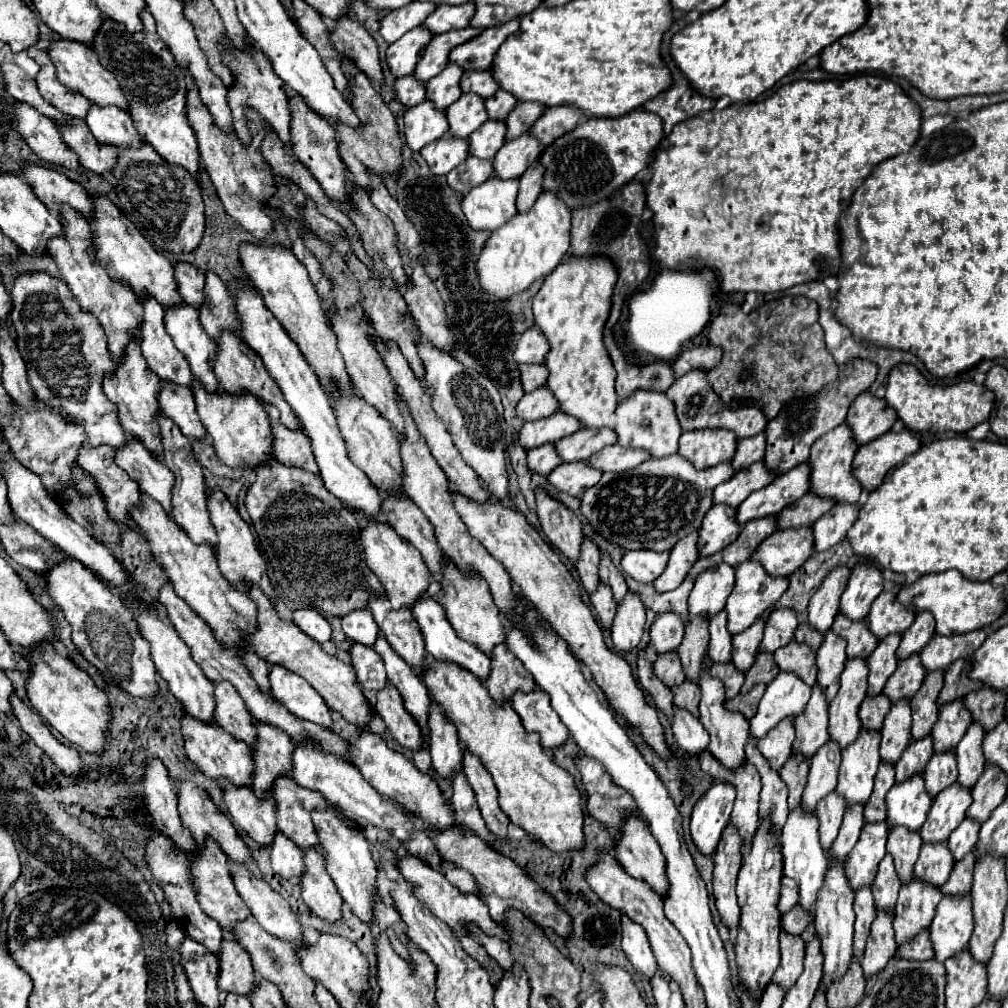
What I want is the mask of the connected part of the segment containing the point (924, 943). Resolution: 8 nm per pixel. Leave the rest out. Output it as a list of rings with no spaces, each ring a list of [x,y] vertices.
[[[928,929],[922,931],[920,935],[916,935],[910,943],[904,943],[898,947],[896,951],[898,959],[908,959],[908,961],[928,961],[934,957],[932,951],[932,943],[928,937]]]

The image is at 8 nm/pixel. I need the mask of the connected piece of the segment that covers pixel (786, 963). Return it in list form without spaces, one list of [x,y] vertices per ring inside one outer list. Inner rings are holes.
[[[780,933],[780,953],[782,953],[782,963],[776,969],[772,981],[778,985],[784,993],[792,989],[792,983],[802,973],[802,961],[804,961],[804,939],[800,935],[788,935]]]

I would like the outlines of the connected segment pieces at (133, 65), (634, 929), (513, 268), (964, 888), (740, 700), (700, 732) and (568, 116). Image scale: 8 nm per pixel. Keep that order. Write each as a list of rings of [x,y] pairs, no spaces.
[[[144,9],[140,19],[144,29],[138,33],[126,31],[126,27],[120,27],[120,23],[114,19],[104,19],[100,31],[94,35],[92,51],[96,51],[100,63],[104,63],[104,67],[116,75],[124,95],[128,95],[130,115],[142,139],[150,143],[170,165],[182,165],[192,173],[192,177],[198,177],[200,155],[194,131],[186,119],[184,73],[178,69],[176,61],[172,61],[168,45],[156,35],[156,23],[148,9]]]
[[[626,915],[622,917],[622,949],[632,967],[652,979],[652,975],[656,973],[656,959],[652,955],[648,935],[638,923],[634,923]]]
[[[544,191],[528,213],[518,213],[508,225],[496,229],[476,259],[480,289],[492,297],[508,299],[526,291],[534,281],[550,275],[568,253],[570,217],[570,209],[556,199],[552,191]]]
[[[968,853],[962,861],[958,861],[950,873],[946,885],[942,885],[942,895],[966,897],[972,889],[972,871],[974,871],[974,853]]]
[[[756,685],[750,693],[746,693],[746,695],[738,695],[738,697],[734,697],[734,699],[730,699],[730,701],[726,701],[726,709],[730,711],[740,711],[746,719],[752,719],[754,715],[756,715],[756,707],[758,707],[758,701],[762,699],[762,695],[764,695],[764,685]]]
[[[676,709],[676,715],[672,719],[672,731],[676,747],[686,753],[698,757],[704,749],[708,749],[708,733],[702,727],[700,719],[684,709]]]
[[[548,107],[540,119],[534,123],[534,127],[530,127],[530,135],[540,139],[540,143],[544,143],[544,147],[548,147],[556,137],[572,131],[580,119],[584,115],[580,111],[576,111],[574,107]]]

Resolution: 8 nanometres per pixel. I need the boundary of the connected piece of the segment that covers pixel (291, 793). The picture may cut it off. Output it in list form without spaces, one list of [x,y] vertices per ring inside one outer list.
[[[278,777],[272,785],[274,801],[276,801],[276,819],[278,829],[292,839],[298,847],[306,849],[318,843],[310,811],[312,809],[324,809],[326,799],[312,789],[300,787],[290,777]]]

